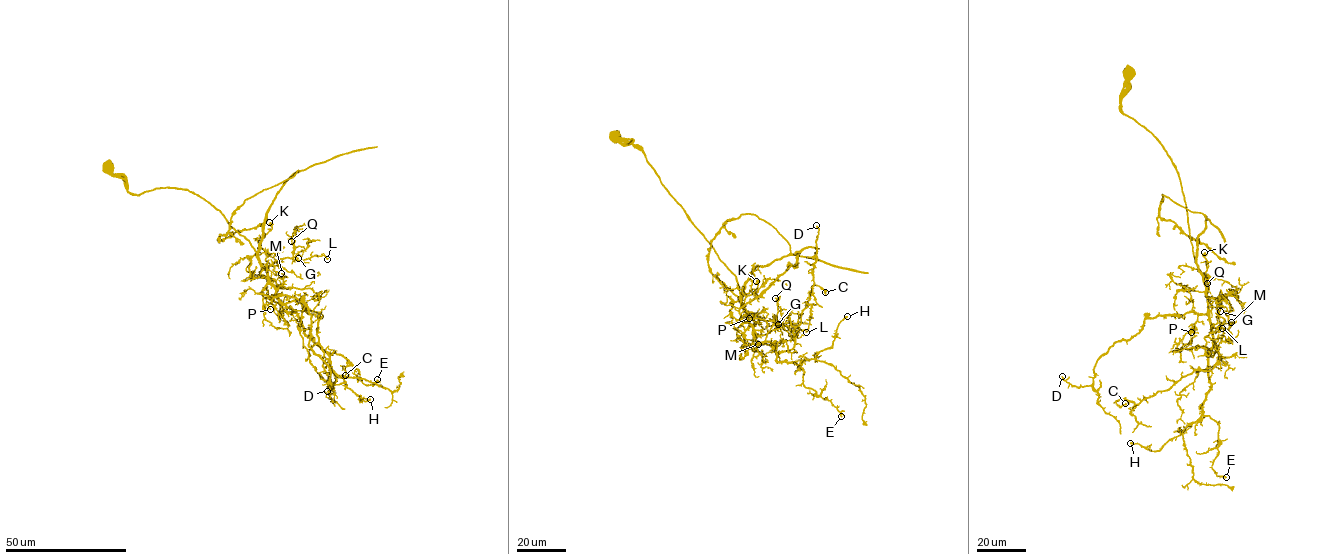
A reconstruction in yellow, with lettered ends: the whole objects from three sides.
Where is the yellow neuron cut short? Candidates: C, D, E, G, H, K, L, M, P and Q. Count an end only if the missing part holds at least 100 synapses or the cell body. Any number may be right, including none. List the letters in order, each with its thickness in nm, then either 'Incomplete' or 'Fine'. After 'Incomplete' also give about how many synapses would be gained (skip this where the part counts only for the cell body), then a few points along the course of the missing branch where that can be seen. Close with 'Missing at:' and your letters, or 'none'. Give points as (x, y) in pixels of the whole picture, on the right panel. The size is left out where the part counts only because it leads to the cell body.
C: Thickness 280 nm. Fine
D: Thickness 240 nm. Fine
E: Thickness 180 nm. Fine
G: Thickness 120 nm. Fine
H: Thickness 440 nm. Fine
K: Thickness 320 nm. Fine
L: Thickness 160 nm. Fine
M: Thickness 120 nm. Fine
P: Thickness 120 nm. Fine
Q: Thickness 140 nm. Fine
Missing at: none

